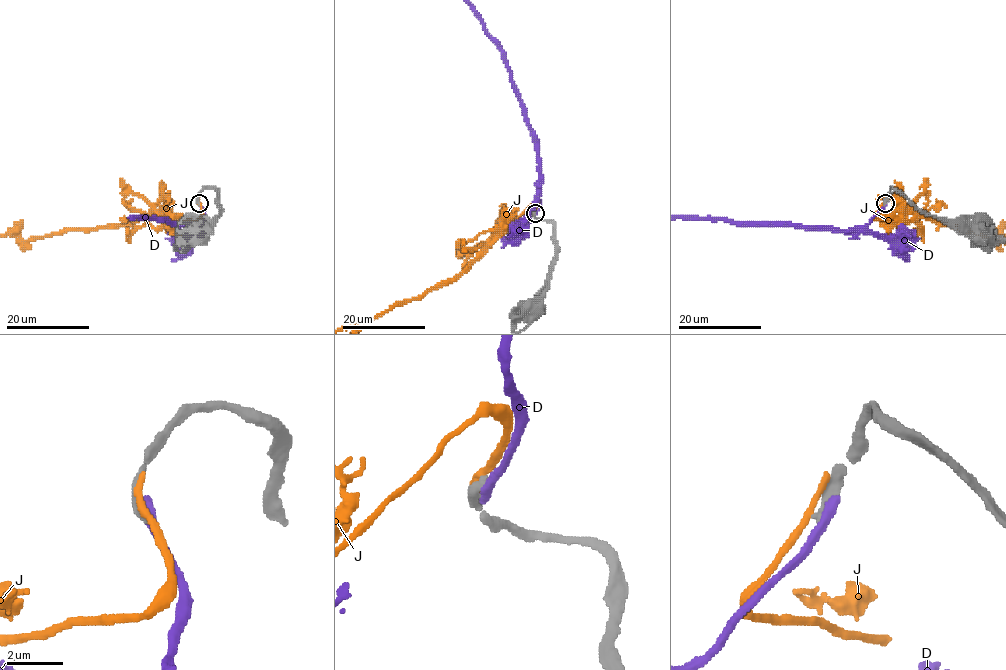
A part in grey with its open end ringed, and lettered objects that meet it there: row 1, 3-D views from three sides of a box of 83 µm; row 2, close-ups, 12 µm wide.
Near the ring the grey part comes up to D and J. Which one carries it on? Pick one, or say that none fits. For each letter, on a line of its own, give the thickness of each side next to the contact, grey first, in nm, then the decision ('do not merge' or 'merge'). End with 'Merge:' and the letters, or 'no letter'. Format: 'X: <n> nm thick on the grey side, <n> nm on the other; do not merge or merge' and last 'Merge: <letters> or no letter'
D: 400 nm thick on the grey side, 420 nm on the other; merge
J: 440 nm thick on the grey side, 280 nm on the other; do not merge
Merge: D

